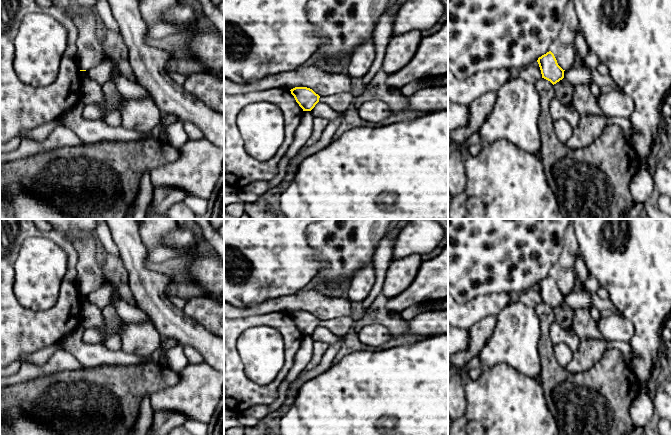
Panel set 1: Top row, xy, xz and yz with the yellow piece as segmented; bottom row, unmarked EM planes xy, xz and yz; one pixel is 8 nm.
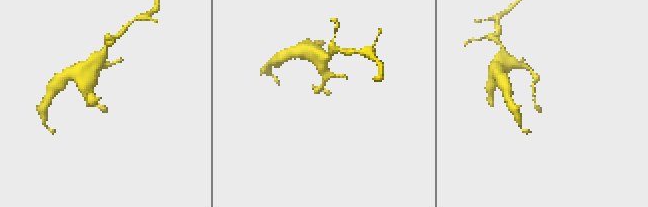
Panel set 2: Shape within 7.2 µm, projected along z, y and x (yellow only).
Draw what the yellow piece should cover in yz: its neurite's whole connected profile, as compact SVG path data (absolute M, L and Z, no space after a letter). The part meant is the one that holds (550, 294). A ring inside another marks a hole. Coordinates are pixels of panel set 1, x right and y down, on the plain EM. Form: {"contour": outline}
{"contour": "M549 275L537 284L542 302L550 305L553 309L564 302L564 295L557 287L554 278Z"}

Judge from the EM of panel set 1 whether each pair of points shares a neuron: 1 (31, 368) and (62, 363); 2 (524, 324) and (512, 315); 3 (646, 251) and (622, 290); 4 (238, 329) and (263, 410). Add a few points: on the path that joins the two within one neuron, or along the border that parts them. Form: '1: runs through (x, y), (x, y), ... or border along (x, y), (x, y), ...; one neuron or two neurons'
1: runs through (39, 368), (46, 368), (54, 364); one neuron
2: runs through (521, 324), (515, 318); one neuron
3: runs through (646, 261), (646, 266), (632, 280); one neuron
4: border along (268, 404), (253, 405), (239, 414); two neurons

